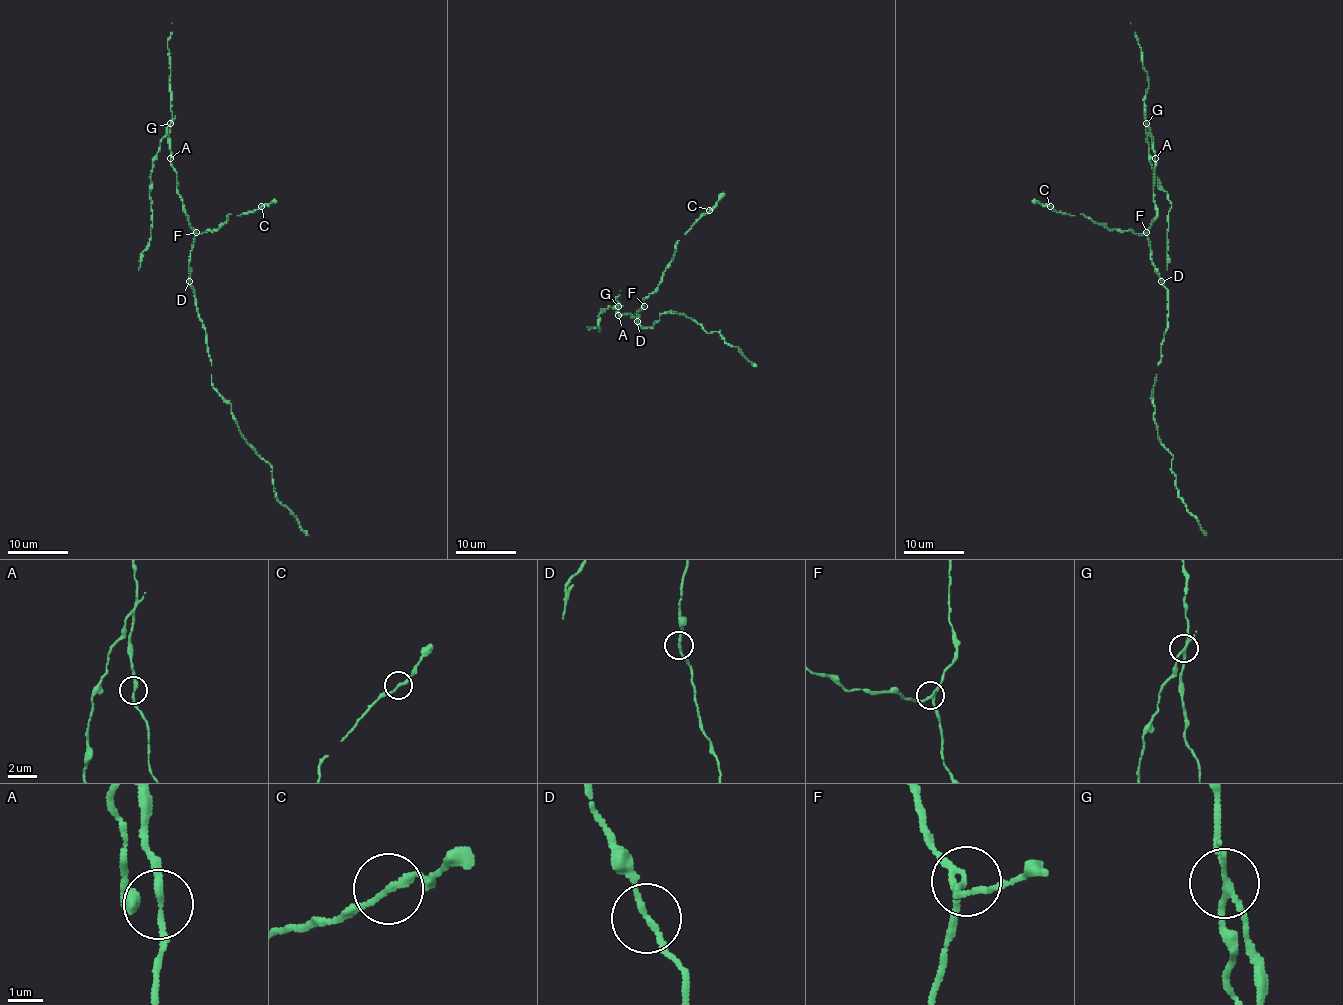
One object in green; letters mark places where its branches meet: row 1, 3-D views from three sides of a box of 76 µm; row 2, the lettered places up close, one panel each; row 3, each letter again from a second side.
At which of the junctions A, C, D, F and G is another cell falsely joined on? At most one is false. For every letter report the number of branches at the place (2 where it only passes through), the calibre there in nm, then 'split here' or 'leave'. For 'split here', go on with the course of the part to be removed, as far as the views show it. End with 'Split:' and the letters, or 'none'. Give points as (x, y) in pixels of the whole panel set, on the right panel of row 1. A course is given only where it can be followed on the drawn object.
A: 2 | 200 nm | leave
C: 2 | 190 nm | leave
D: 2 | 160 nm | leave
F: 3 | 170 nm | leave
G: 4 | 160 nm | split here | (1146, 123), (1150, 164), (1171, 205), (1167, 270)
Split: G

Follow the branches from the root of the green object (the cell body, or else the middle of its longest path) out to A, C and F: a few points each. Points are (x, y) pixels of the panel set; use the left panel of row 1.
A: (190, 281), (189, 262), (195, 231), (177, 188), (177, 173), (170, 158)
C: (190, 281), (189, 262), (195, 234), (217, 229), (230, 214), (248, 214), (261, 206)
F: (190, 281), (189, 262), (196, 232)

